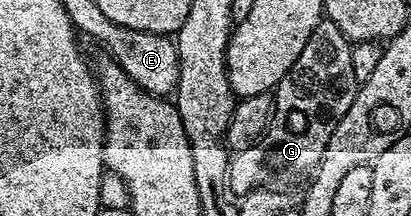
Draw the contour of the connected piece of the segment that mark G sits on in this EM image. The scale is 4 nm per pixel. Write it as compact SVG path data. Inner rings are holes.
M321 18L314 26L306 46L302 46L302 54L298 54L298 62L276 83L268 129L250 150L235 153L229 161L228 191L233 197L239 198L256 188L292 190L316 171L334 126L342 122L356 97L358 81L350 66L352 46L353 42L332 20Z

